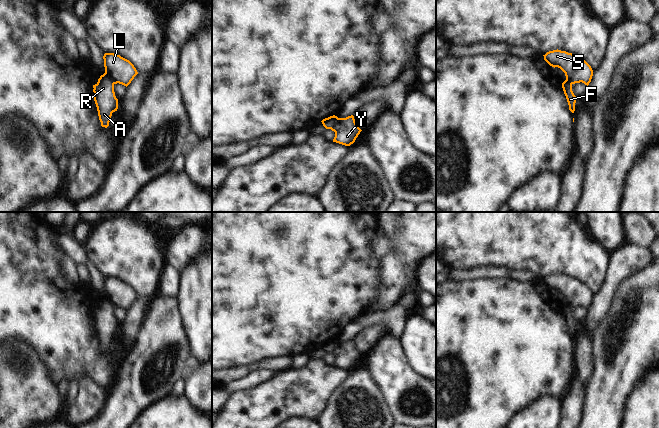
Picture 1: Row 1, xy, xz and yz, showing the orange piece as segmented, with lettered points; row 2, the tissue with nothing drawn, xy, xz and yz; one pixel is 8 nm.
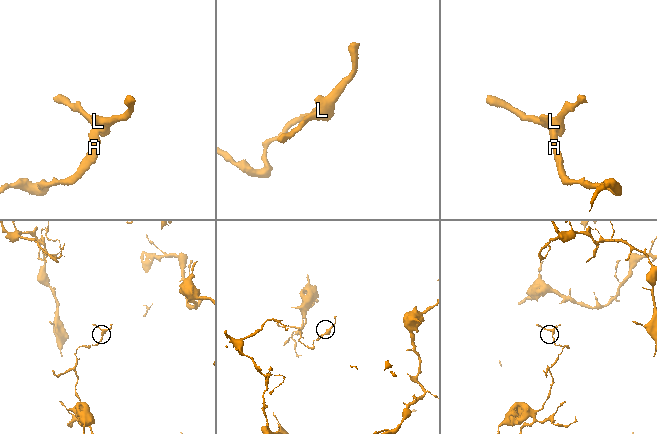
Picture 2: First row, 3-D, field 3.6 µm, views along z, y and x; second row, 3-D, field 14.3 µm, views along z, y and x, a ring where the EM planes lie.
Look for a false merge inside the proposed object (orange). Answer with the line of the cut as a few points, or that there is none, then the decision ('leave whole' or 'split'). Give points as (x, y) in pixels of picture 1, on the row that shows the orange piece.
cut xy (103, 74), (114, 83); split

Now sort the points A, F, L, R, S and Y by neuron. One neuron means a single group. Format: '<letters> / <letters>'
A F R / L S Y

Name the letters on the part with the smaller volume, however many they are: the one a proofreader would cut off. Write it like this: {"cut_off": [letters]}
{"cut_off": ["L", "S", "Y"]}

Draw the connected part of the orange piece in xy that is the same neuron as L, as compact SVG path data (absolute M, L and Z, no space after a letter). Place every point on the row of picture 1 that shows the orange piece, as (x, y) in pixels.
M105 53L103 56L105 73L114 84L128 86L138 74L134 65L127 59L114 53Z

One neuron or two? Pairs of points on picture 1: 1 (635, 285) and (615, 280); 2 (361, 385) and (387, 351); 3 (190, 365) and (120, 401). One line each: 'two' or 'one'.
1: two
2: two
3: two

